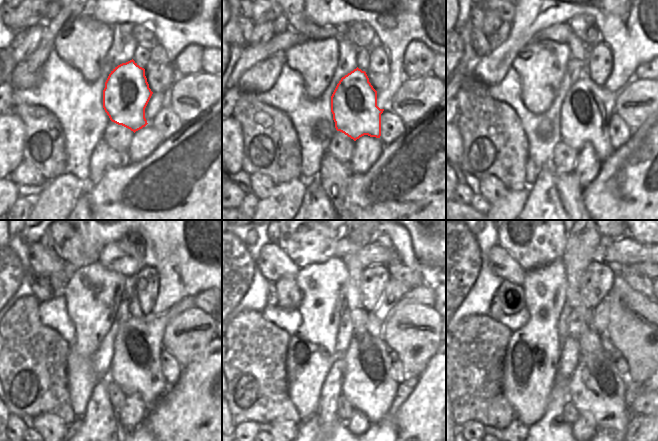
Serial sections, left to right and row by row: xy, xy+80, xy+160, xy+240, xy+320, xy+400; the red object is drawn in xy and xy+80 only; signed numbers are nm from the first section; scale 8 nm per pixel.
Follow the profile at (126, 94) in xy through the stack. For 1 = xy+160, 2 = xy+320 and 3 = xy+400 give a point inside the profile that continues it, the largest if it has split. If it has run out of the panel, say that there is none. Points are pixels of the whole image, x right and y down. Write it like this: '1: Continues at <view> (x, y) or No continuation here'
1: Continues at xy+160 (586, 110)
2: Continues at xy+320 (368, 384)
3: Continues at xy+400 (596, 389)

